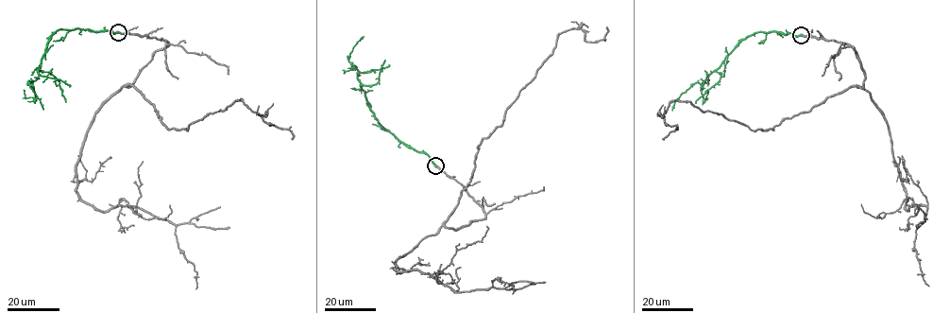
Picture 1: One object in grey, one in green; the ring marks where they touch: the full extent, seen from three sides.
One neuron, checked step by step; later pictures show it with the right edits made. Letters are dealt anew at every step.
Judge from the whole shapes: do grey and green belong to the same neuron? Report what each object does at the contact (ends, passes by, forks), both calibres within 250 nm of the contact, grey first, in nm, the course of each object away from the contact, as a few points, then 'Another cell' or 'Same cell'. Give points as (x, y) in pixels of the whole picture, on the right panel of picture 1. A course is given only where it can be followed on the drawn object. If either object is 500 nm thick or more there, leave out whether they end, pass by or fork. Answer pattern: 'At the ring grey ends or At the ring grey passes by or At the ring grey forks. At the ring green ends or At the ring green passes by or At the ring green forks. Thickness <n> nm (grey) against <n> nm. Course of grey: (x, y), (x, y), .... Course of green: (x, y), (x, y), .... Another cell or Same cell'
Thickness 600 nm (grey) against 440 nm. Course of grey: (801, 35), (852, 45), (863, 87), (773, 130), (671, 101), (664, 121), (677, 128), (662, 139). Course of green: (801, 35), (754, 32), (741, 40), (700, 84), (695, 82), (682, 94), (672, 110). Same cell

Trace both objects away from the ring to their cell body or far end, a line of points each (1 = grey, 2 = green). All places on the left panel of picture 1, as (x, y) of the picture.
1: (117, 32), (168, 43), (126, 86), (153, 105), (168, 129), (187, 130), (242, 99), (292, 138)
2: (117, 32), (64, 29), (51, 36), (37, 69), (38, 78), (32, 82), (28, 80), (43, 109)

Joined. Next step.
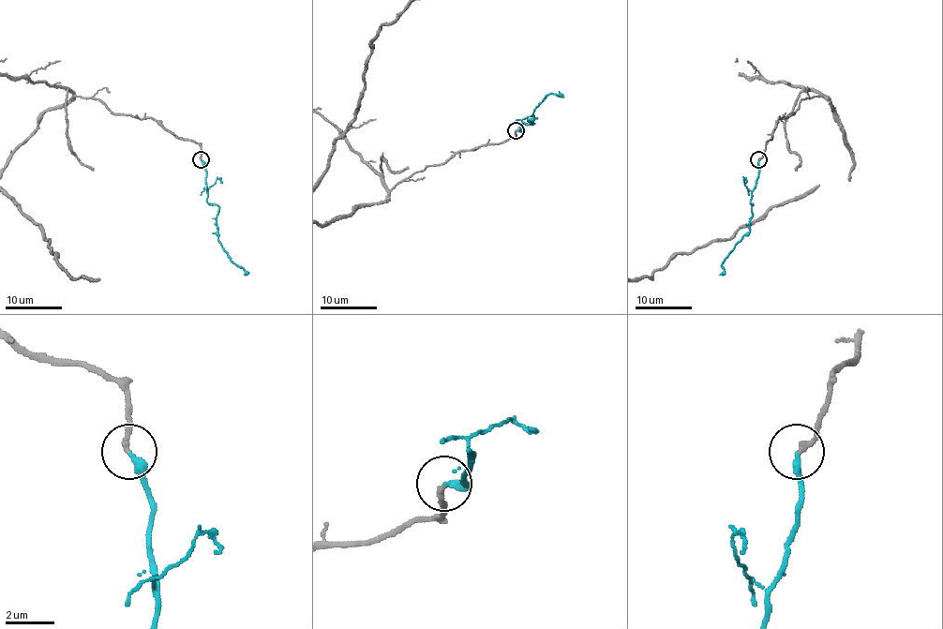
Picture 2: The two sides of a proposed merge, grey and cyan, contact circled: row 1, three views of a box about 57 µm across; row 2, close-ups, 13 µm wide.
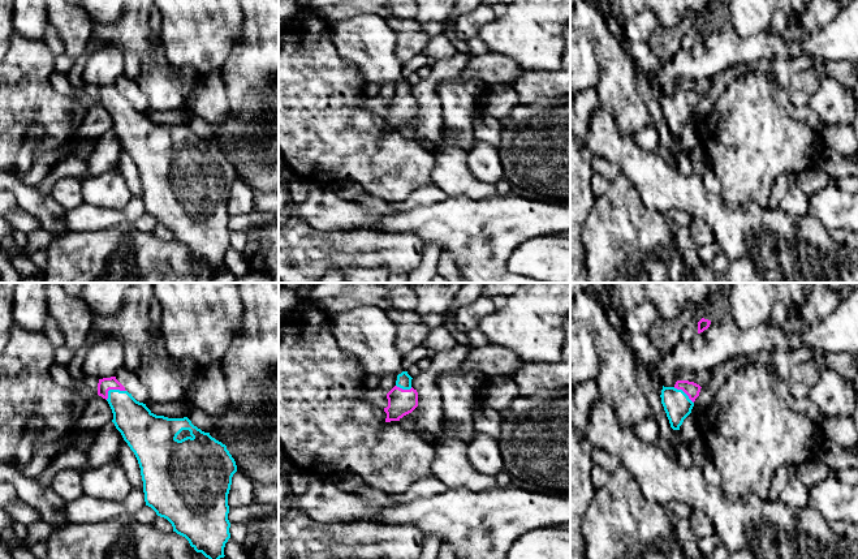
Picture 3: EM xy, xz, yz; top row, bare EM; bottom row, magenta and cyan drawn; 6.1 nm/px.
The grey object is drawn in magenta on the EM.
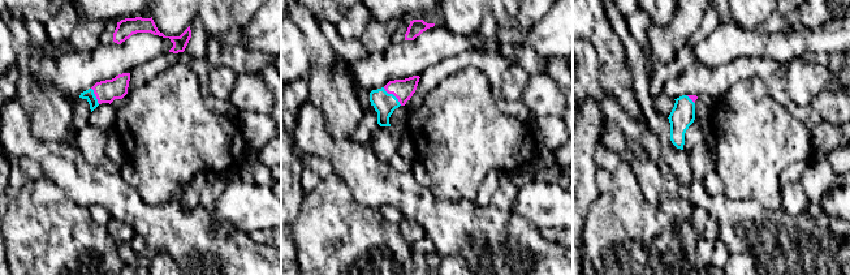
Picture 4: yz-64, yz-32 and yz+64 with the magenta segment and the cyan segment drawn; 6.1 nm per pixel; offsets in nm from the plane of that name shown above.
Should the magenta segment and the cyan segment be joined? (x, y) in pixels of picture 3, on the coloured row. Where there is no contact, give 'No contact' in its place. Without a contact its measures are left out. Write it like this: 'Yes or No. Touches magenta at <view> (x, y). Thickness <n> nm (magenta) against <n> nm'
Yes. Touches magenta at xy (112, 388). Thickness 90 nm (magenta) against 220 nm

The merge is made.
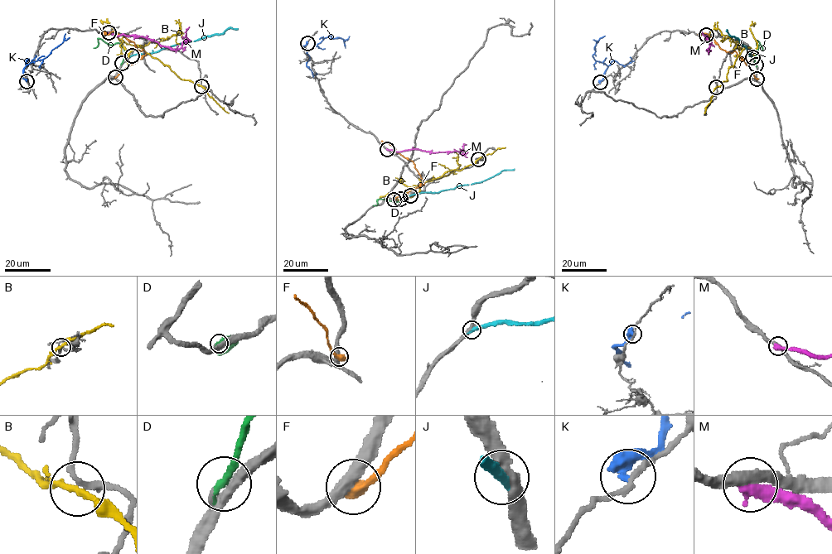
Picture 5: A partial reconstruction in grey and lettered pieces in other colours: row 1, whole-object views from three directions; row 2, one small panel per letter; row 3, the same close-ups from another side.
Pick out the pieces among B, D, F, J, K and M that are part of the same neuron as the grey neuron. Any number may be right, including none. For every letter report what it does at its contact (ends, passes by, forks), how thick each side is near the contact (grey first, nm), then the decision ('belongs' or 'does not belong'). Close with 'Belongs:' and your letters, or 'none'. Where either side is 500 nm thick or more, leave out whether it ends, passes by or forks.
B: it forks | 190/170 nm | does not belong
D: it ends | 320/320 nm | belongs
F: 400/550 nm | does not belong
J: it ends | 360/400 nm | does not belong
K: it ends | 180/460 nm | does not belong
M: 360/500 nm | does not belong
Belongs: D

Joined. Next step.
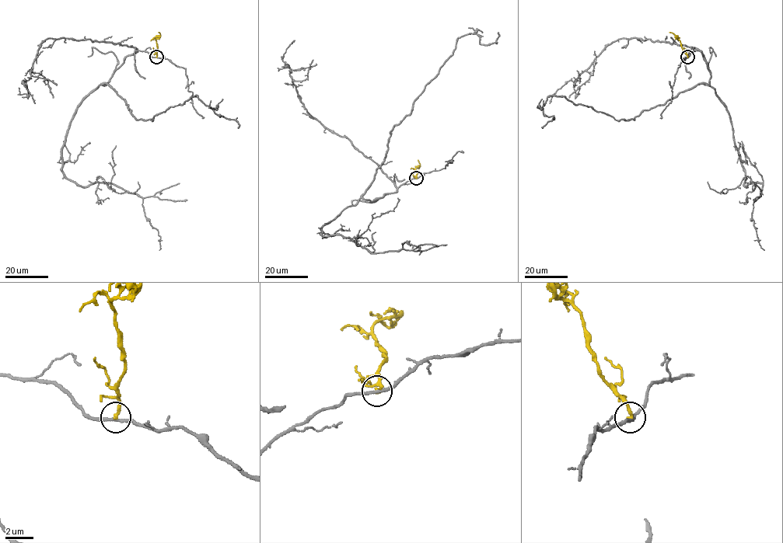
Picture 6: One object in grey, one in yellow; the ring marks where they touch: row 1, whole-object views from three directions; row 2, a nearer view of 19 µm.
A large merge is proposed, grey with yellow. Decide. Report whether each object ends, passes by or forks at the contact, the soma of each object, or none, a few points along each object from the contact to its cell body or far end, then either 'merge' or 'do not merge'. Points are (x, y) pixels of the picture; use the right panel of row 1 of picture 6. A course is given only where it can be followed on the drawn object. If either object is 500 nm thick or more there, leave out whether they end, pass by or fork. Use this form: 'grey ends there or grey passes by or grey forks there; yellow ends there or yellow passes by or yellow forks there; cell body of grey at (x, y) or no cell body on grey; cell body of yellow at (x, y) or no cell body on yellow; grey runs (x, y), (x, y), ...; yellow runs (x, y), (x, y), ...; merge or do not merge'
grey passes by; yellow ends there; no cell body on grey; no cell body on yellow; grey runs (687, 57), (702, 53), (708, 85), (619, 120), (549, 95), (543, 113), (554, 118), (541, 127); yellow runs (687, 57), (680, 42), (669, 32); do not merge

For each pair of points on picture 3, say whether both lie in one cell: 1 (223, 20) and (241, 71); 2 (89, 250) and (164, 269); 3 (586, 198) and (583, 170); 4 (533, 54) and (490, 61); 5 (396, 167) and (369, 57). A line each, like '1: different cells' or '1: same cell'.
1: different cells
2: same cell
3: same cell
4: different cells
5: different cells

